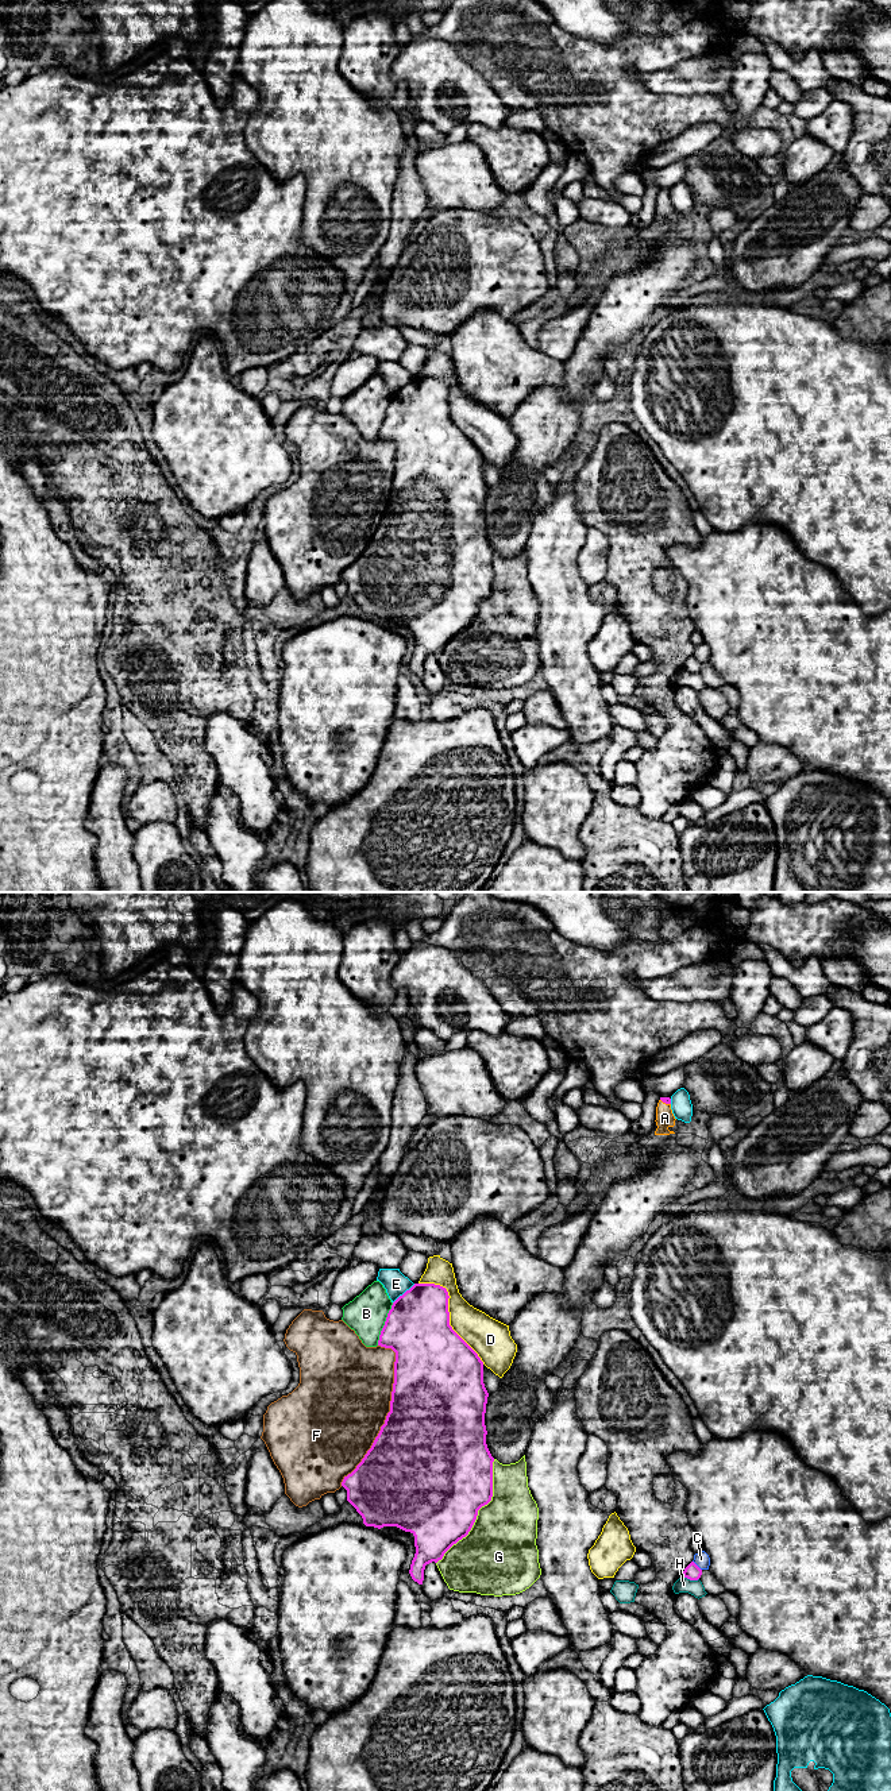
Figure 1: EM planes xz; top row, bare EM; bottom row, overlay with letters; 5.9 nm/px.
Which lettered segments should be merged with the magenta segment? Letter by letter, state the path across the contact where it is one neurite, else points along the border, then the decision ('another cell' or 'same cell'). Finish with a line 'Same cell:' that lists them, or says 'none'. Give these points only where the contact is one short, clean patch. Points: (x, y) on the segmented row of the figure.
A: across xz (667, 1100), (666, 1103), (664, 1118) | same cell
B: another cell
C: another cell
D: another cell
E: another cell
F: another cell
G: another cell
H: along xz (682, 1575), (698, 1579) | another cell
Same cell: A

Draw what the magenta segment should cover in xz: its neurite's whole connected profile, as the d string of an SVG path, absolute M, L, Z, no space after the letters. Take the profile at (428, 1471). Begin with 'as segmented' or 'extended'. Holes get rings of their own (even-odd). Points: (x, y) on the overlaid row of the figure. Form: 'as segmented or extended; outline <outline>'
as segmented; outline M414 1284L409 1290L400 1296L392 1305L387 1313L385 1325L381 1331L378 1346L392 1348L396 1352L394 1362L394 1383L390 1401L390 1412L386 1416L385 1424L381 1427L371 1448L367 1451L356 1468L344 1477L342 1486L347 1490L347 1501L362 1516L366 1526L383 1528L397 1526L414 1536L416 1553L410 1564L409 1574L414 1582L423 1585L425 1566L443 1559L444 1553L459 1540L466 1537L471 1531L478 1510L487 1505L493 1497L493 1462L486 1444L485 1413L489 1393L483 1383L483 1362L478 1354L452 1329L450 1325L448 1312L448 1292L446 1288L435 1284Z

